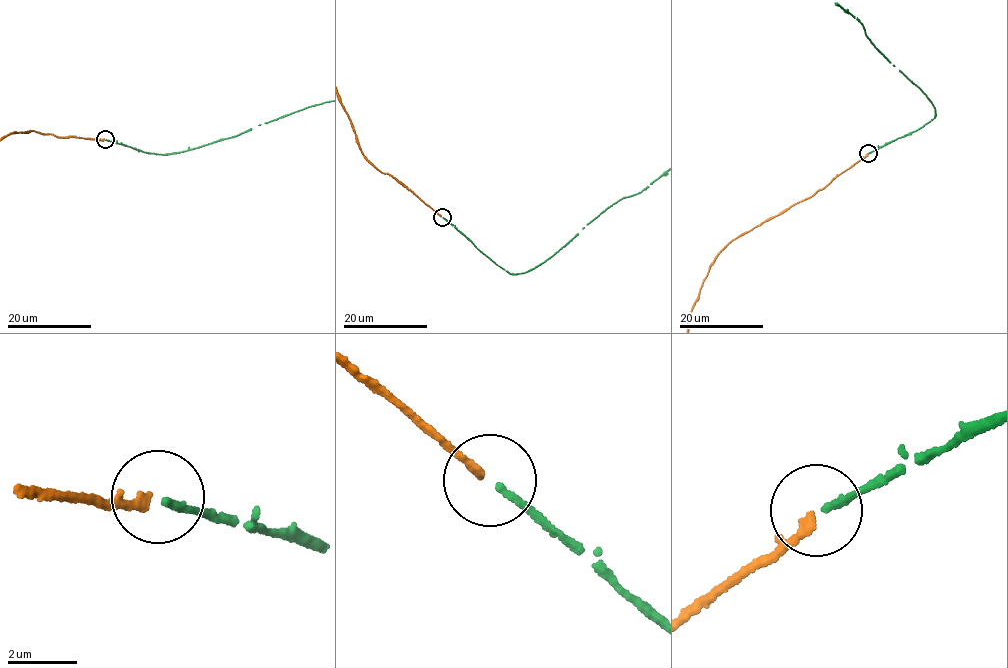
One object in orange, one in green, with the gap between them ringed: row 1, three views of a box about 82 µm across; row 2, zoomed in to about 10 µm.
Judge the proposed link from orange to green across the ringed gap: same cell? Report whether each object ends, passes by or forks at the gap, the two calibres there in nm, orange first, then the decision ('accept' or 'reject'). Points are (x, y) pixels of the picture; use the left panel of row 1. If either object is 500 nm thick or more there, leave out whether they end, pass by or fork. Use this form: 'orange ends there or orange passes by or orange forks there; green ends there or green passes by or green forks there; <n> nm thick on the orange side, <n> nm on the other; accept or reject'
orange ends there; green ends there; 240 nm thick on the orange side, 200 nm on the other; accept

